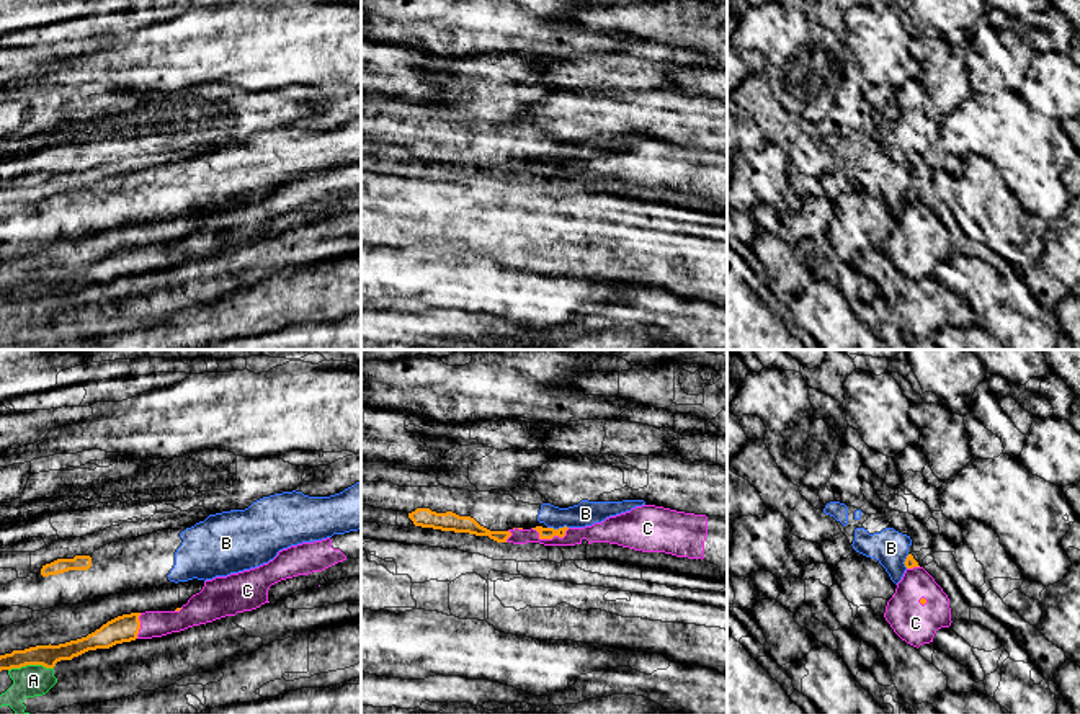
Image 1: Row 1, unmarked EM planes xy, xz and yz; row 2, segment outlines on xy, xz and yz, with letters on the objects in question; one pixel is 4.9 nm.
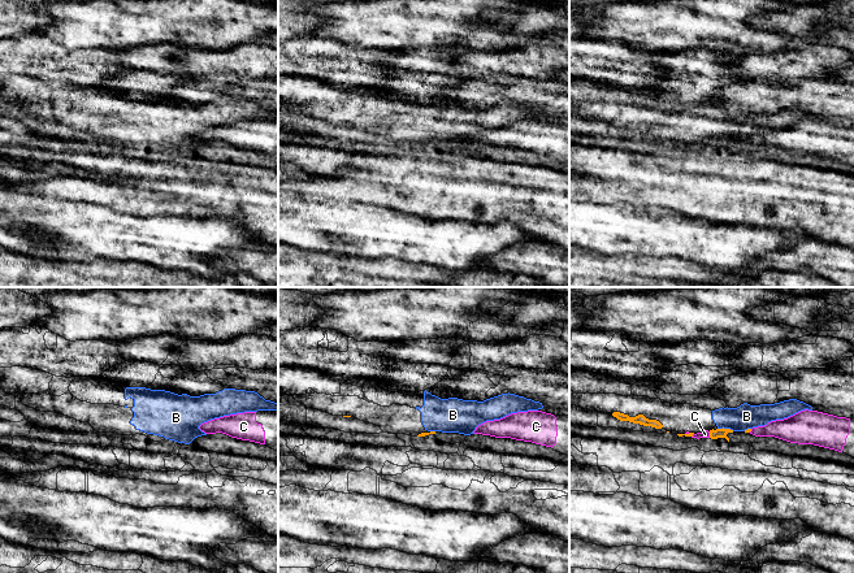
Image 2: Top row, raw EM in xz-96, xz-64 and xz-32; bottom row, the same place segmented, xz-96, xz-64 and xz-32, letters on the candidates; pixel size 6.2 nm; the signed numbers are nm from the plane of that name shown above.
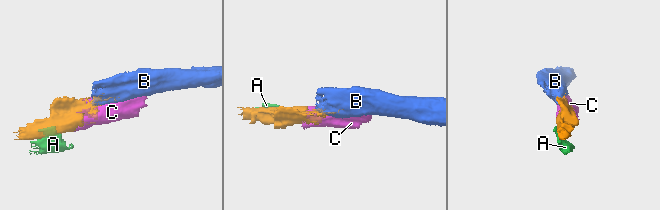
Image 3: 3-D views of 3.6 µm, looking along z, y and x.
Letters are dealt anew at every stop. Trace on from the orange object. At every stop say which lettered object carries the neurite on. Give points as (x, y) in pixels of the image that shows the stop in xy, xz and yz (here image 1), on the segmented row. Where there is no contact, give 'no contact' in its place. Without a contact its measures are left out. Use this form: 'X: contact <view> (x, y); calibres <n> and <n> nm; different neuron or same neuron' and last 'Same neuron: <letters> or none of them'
A: contact xy (30, 664); calibres 110 and 160 nm; different neuron
B: contact xz (559, 528); calibres 60 and 120 nm; different neuron
C: contact xz (551, 538); calibres 60 and 100 nm; same neuron
Same neuron: C

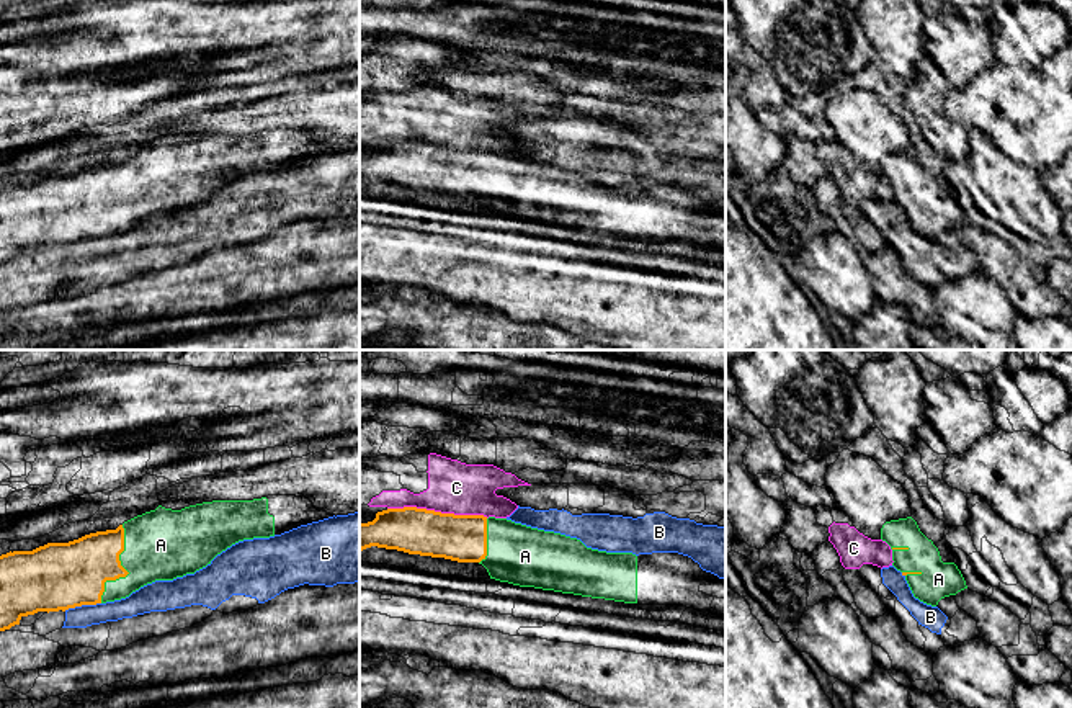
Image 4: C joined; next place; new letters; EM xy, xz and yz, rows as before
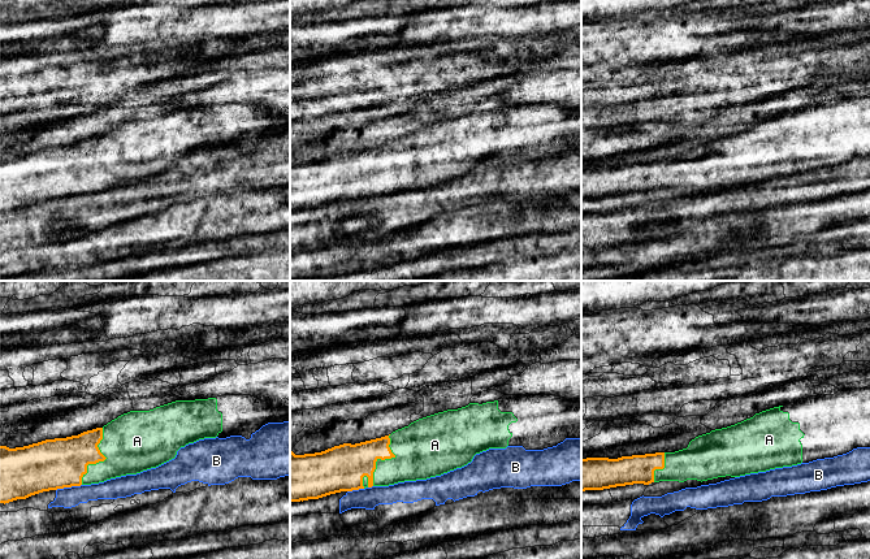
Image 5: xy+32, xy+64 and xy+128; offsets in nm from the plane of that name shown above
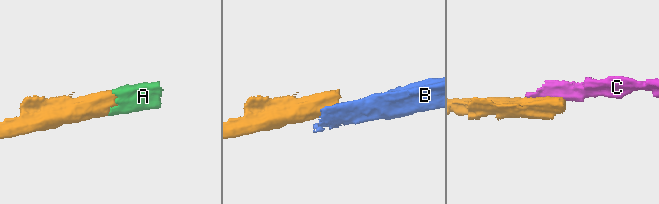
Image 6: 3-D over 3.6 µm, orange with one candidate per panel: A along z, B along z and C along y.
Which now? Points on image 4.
A: contact xy (126, 571); calibres 300 and 360 nm; same neuron
B: contact xy (82, 604); calibres 340 and 110 nm; different neuron
C: contact xz (438, 512); calibres 240 and 260 nm; different neuron
Same neuron: A

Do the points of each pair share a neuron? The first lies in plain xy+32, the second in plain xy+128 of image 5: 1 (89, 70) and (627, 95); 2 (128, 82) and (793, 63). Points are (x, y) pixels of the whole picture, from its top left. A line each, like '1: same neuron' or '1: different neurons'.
1: different neurons
2: same neuron

